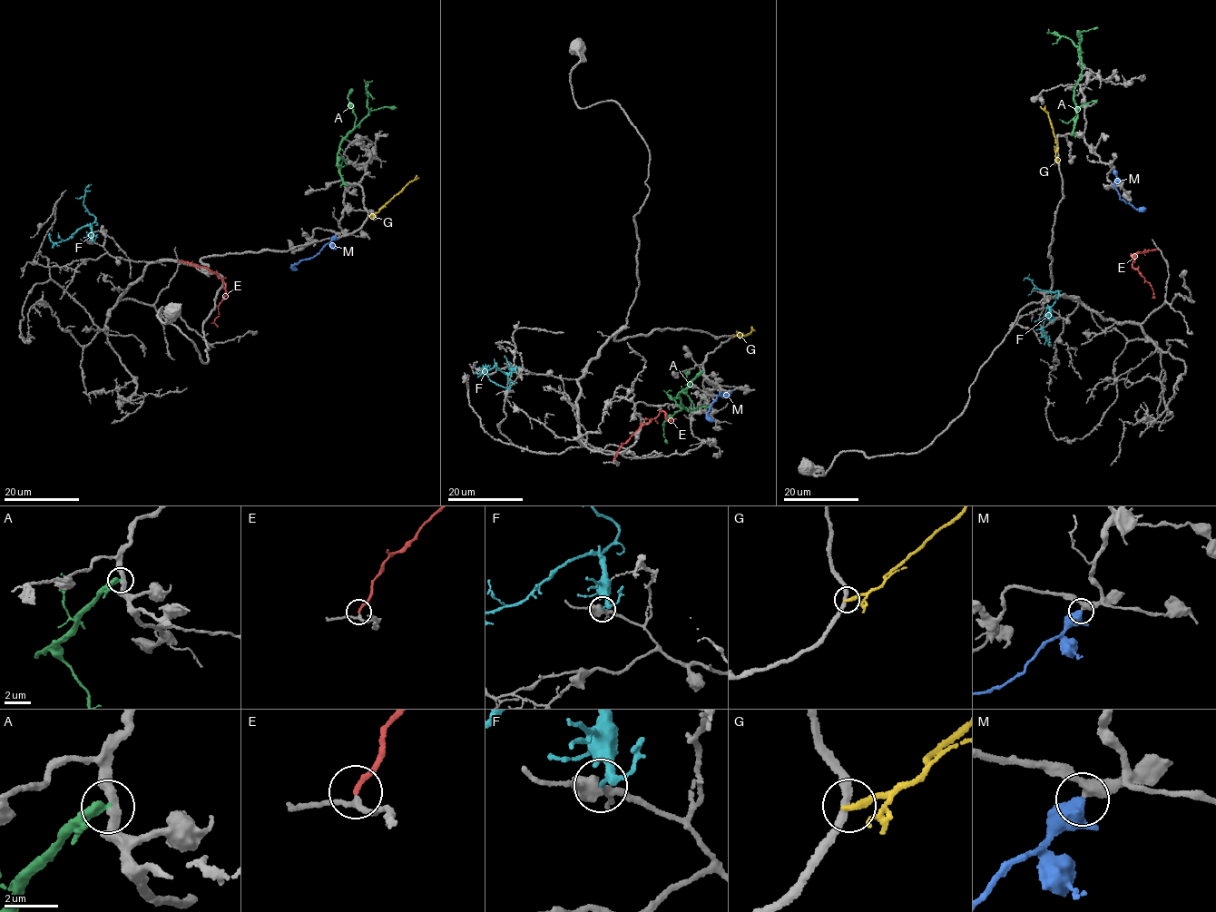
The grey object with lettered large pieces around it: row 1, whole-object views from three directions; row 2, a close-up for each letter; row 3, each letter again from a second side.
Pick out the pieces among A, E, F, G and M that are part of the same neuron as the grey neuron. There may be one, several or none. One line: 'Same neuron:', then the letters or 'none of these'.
Same neuron: E, M

